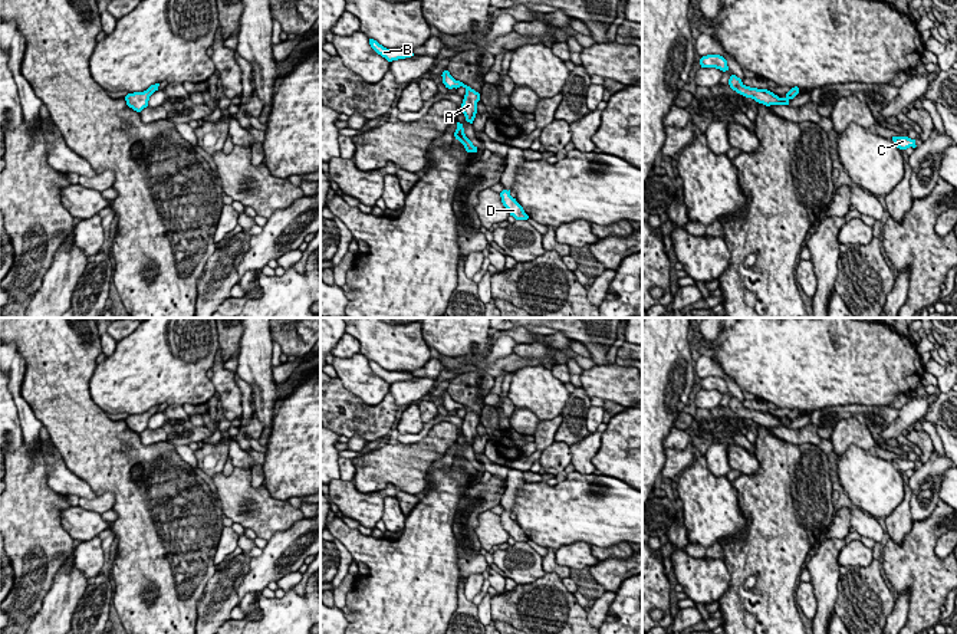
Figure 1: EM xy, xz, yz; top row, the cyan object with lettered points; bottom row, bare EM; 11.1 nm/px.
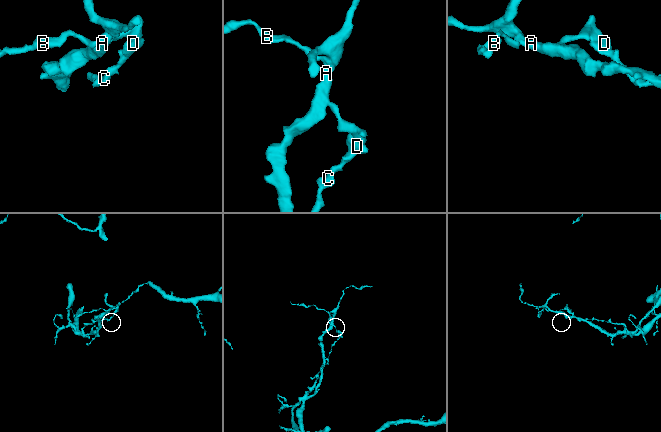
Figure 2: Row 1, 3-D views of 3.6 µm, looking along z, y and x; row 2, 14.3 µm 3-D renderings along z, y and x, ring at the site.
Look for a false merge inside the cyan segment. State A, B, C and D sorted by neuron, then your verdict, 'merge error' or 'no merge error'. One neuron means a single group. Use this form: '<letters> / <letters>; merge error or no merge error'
A B / C D; merge error

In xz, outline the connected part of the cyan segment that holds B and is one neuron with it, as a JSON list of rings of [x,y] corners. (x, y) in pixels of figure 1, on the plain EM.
[[[369,361],[369,367],[378,377],[385,380],[388,384],[414,378],[412,372],[391,372],[384,369],[374,361]]]

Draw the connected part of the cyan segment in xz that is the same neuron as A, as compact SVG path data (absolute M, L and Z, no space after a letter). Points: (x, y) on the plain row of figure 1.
M448 392L443 394L443 405L445 410L453 411L453 410L460 410L463 408L466 411L466 417L461 426L461 433L466 438L466 443L473 446L476 436L477 436L477 424L480 423L480 415L471 411L470 408L464 407L460 403L456 403Z

